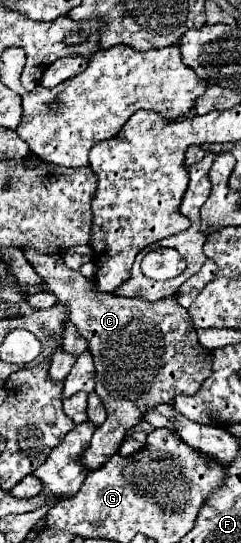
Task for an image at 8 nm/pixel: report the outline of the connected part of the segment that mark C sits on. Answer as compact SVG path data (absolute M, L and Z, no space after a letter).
M23 247L25 257L47 283L49 291L69 307L73 321L89 343L97 367L95 391L107 407L107 421L97 427L89 449L83 453L87 469L99 469L121 447L121 439L143 421L145 413L161 403L173 403L177 395L195 395L201 383L213 373L211 353L201 347L187 309L175 297L145 303L135 297L119 297L91 289L89 279L65 267L61 255L43 255Z

